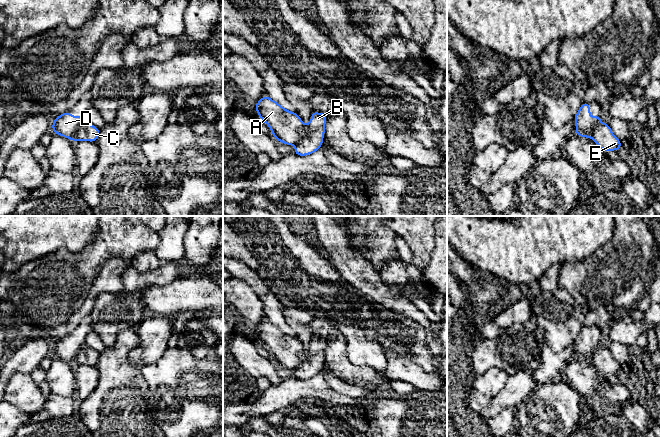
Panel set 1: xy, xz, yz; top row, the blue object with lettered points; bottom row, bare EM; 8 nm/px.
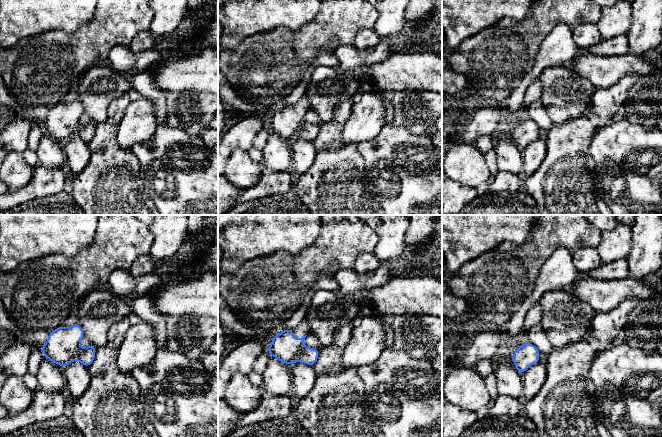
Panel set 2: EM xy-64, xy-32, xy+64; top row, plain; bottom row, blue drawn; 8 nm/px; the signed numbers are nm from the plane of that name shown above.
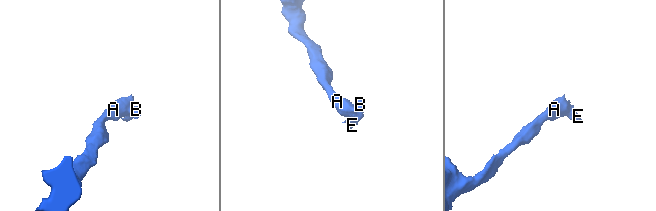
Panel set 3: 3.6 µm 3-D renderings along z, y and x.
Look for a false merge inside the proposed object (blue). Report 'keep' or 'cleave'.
cleave

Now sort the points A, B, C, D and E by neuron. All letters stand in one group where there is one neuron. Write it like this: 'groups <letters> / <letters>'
groups A D / B C E

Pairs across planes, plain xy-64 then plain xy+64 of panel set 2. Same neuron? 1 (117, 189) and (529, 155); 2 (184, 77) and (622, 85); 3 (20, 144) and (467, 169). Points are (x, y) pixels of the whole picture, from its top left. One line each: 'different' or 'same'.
1: different
2: different
3: different

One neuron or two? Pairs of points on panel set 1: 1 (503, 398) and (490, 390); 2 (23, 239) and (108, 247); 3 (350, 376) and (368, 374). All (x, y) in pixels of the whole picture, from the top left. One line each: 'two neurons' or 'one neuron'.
1: two neurons
2: two neurons
3: one neuron

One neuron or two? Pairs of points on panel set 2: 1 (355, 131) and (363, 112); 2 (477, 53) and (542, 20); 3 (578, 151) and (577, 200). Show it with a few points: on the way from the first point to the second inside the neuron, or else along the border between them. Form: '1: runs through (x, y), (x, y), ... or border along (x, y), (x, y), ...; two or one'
1: runs through (360, 126), (363, 123), (363, 117); one
2: runs through (493, 53), (504, 53), (526, 35); one
3: runs through (577, 163), (577, 188); one

